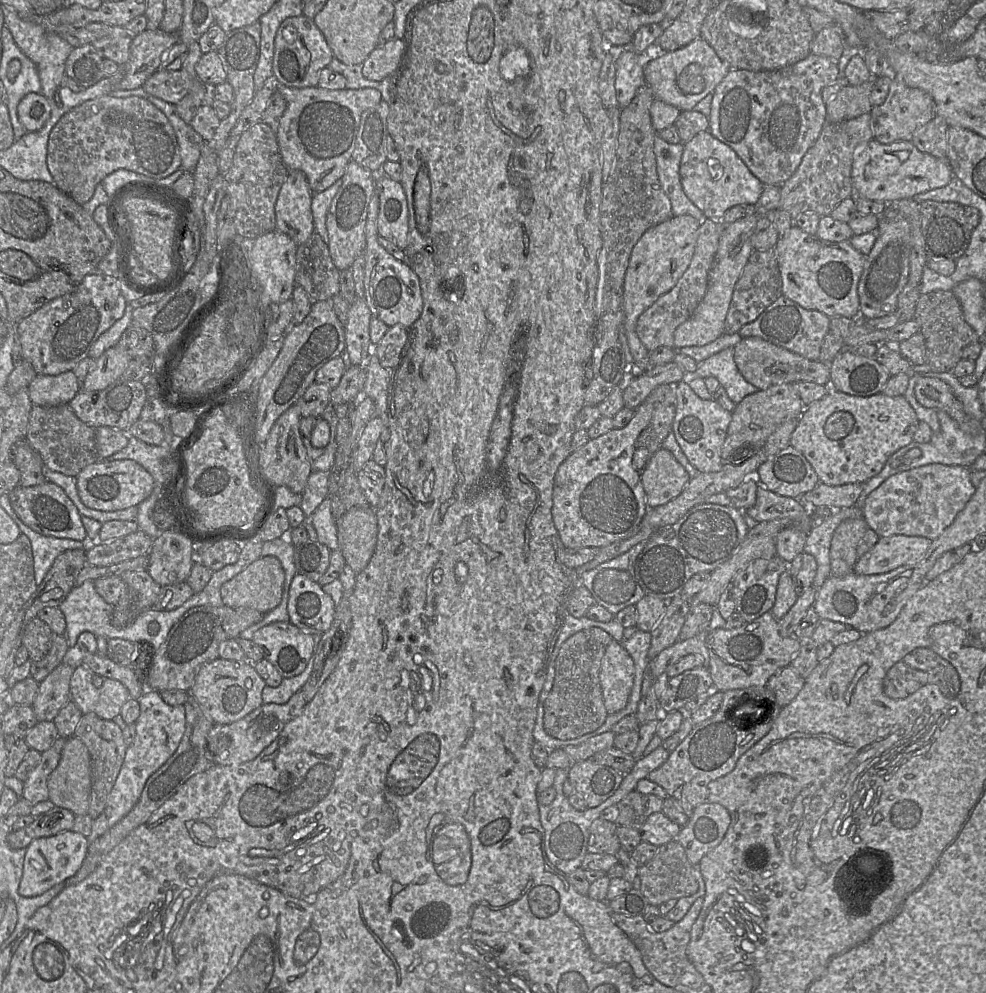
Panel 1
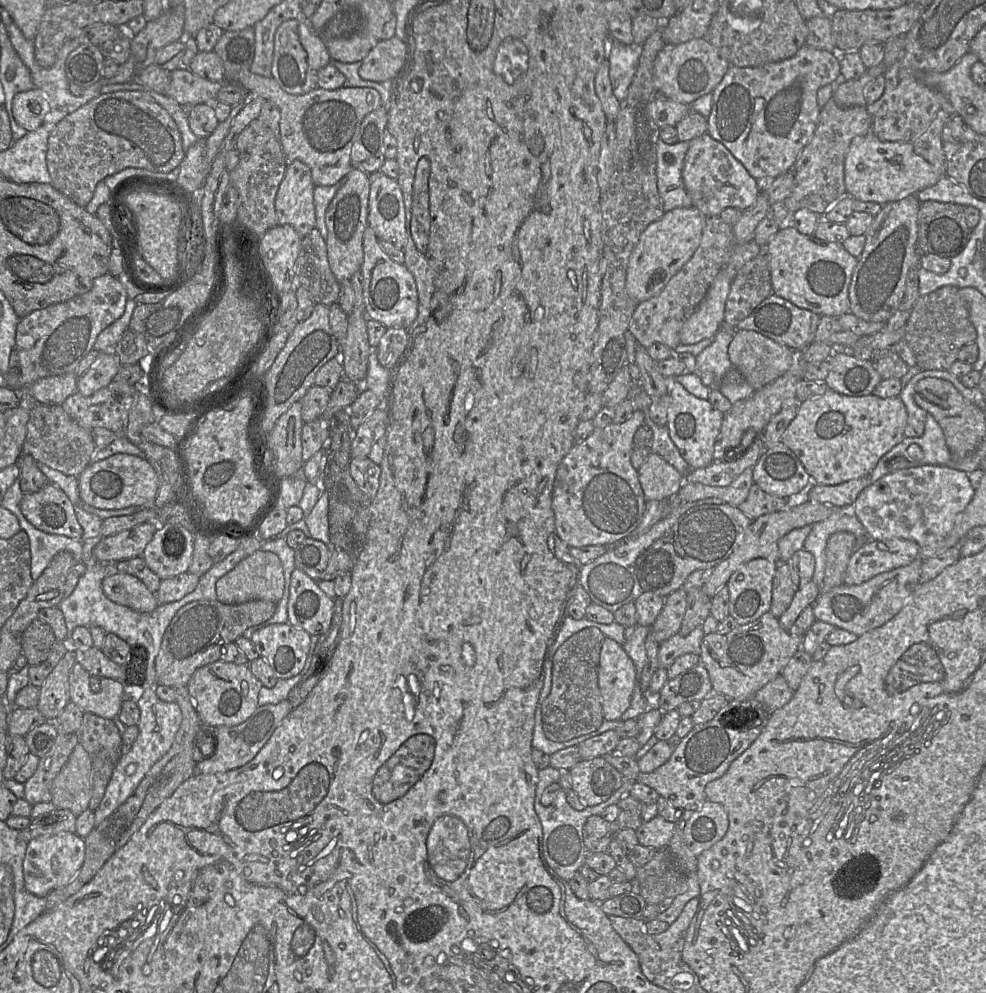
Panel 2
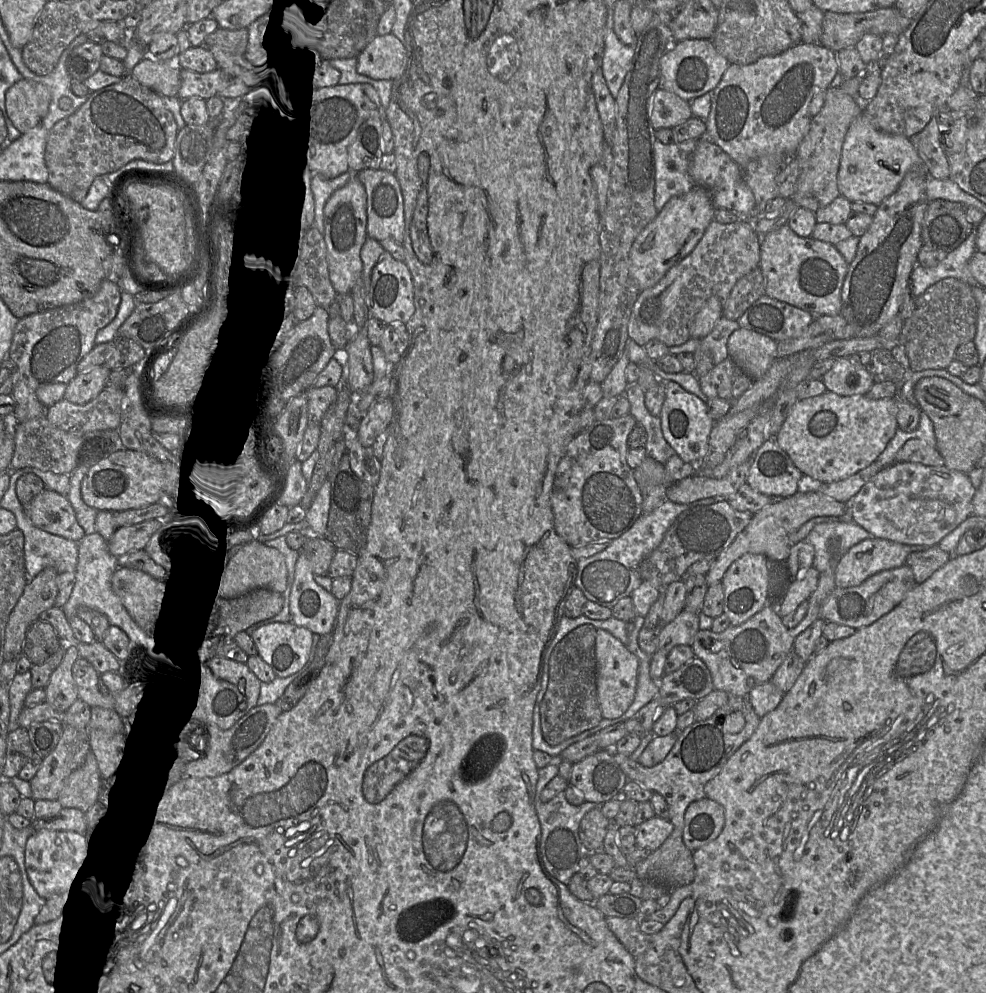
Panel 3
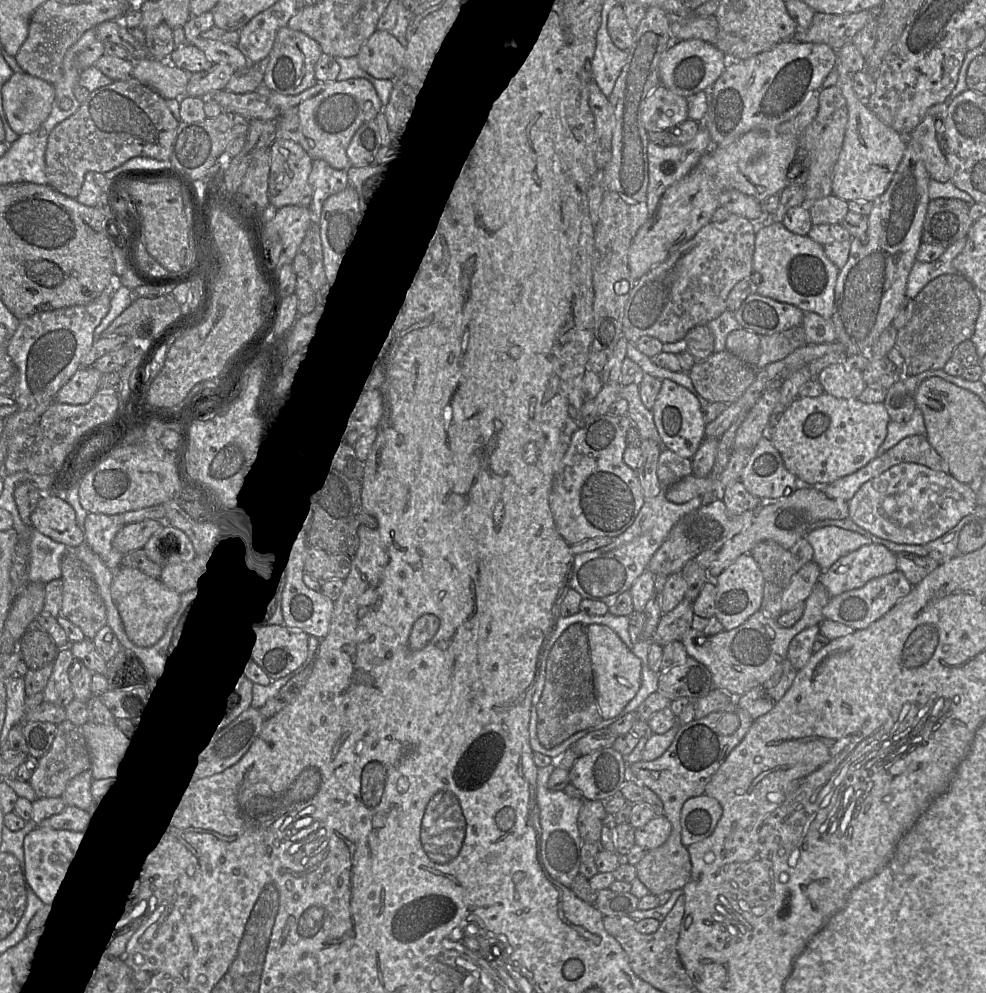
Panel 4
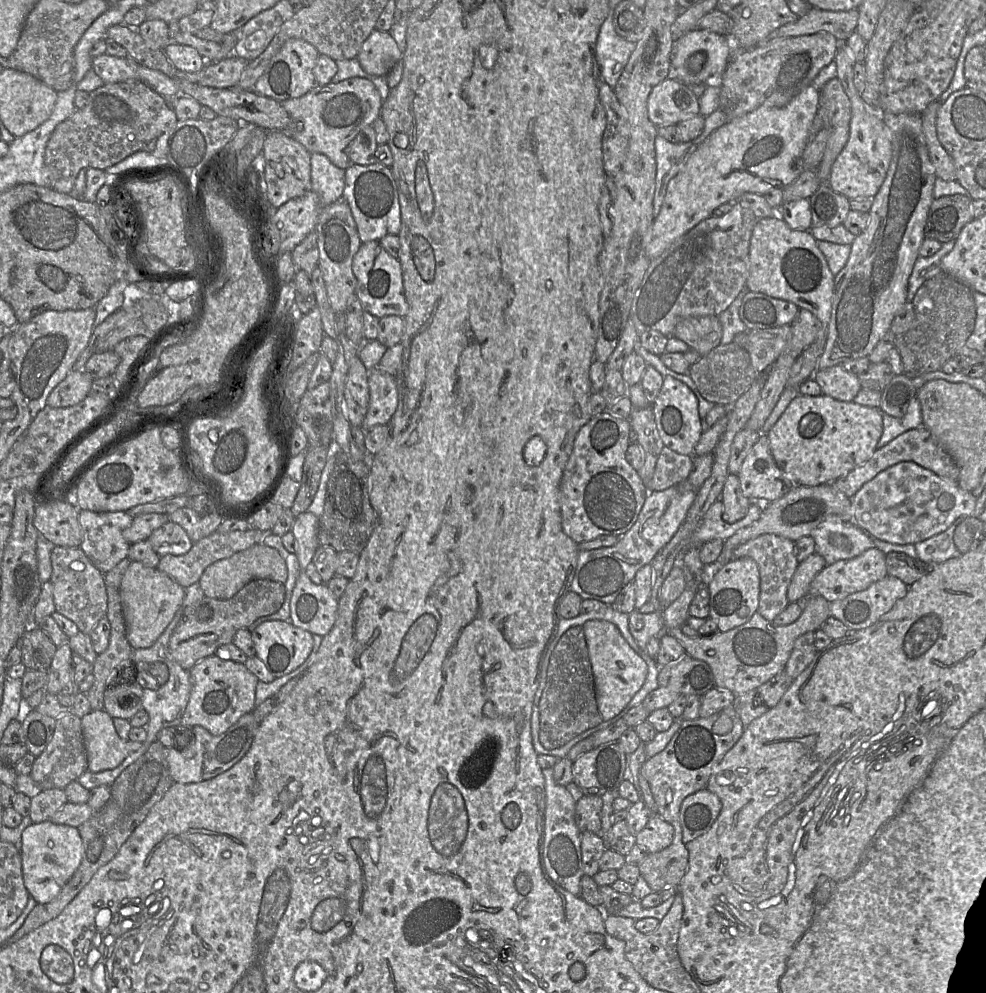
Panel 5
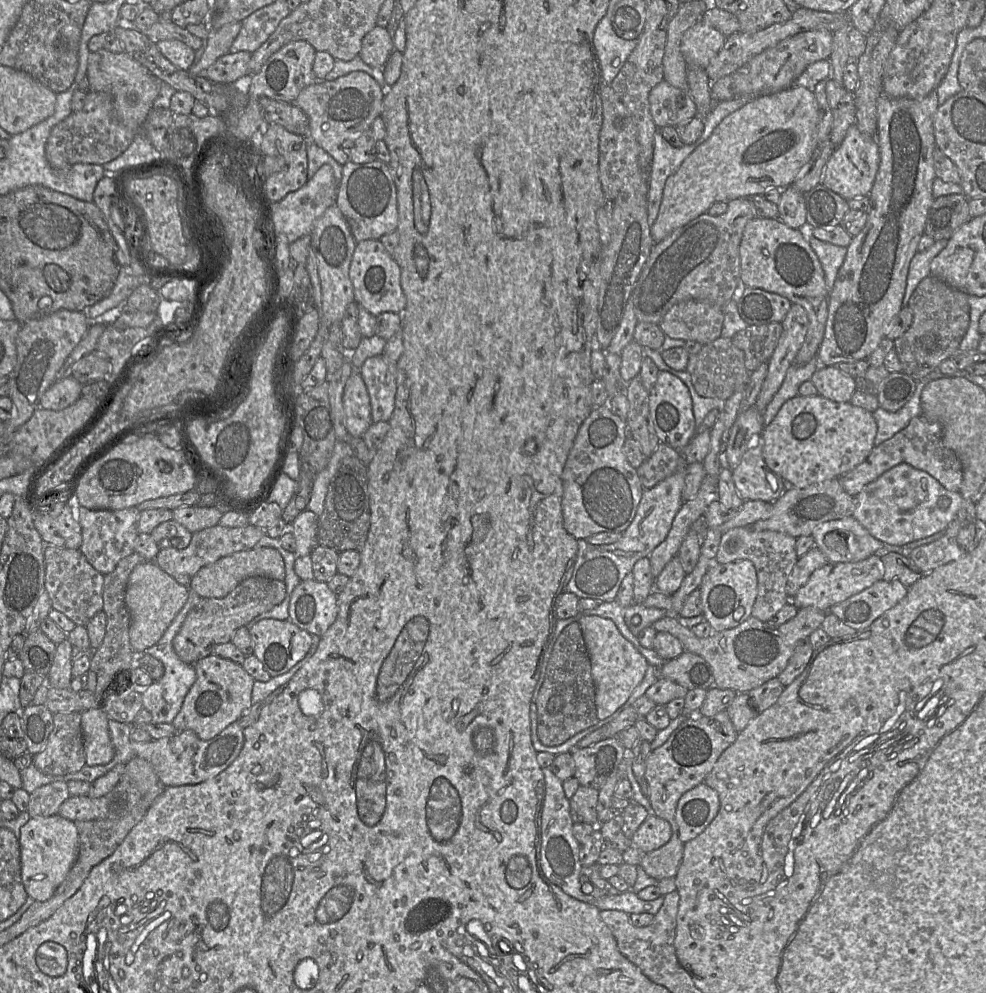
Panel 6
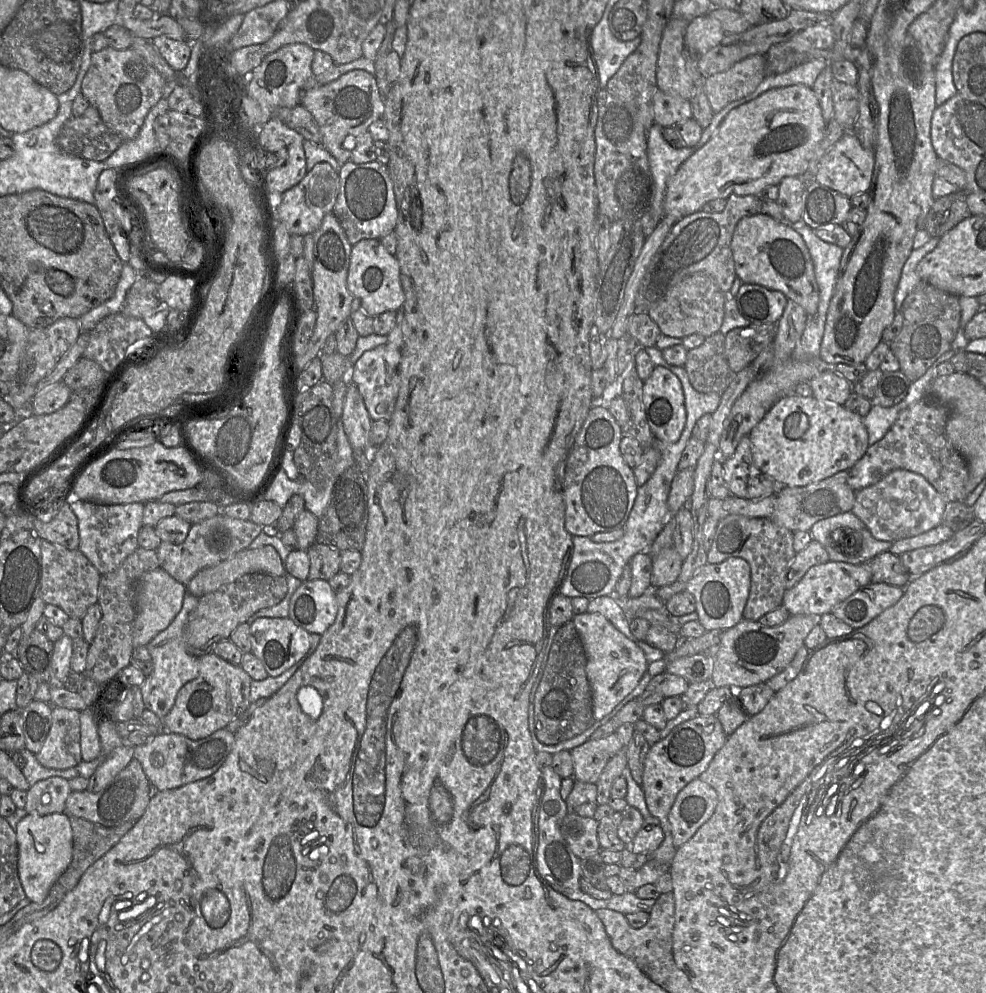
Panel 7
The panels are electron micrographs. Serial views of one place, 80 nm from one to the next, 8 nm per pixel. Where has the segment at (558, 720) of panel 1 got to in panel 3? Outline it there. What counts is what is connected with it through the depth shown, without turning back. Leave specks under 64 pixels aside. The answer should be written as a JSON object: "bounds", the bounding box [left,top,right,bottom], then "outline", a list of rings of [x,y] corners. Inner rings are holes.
{"bounds":[539,624,603,746],"outline":[[[589,624],[576,627],[556,644],[550,655],[548,687],[539,704],[542,735],[550,746],[596,727],[603,719],[597,692],[596,631]]]}

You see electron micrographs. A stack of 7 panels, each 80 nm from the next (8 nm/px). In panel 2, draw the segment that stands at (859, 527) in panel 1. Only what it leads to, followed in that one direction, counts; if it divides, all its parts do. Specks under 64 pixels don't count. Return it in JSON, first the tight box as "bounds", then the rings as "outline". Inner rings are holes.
{"bounds":[821,532,857,591],"outline":[[[850,532],[832,534],[826,545],[826,569],[821,591],[828,591],[843,584],[843,577],[850,556],[857,548],[857,539]]]}

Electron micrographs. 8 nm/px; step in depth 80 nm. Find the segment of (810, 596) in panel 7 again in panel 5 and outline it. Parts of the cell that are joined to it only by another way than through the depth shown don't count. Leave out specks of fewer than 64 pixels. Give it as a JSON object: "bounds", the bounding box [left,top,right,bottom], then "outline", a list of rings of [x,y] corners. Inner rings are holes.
{"bounds":[809,547,887,602],"outline":[[[876,547],[860,555],[826,566],[813,578],[809,595],[819,595],[828,602],[868,588],[887,576],[886,554]]]}

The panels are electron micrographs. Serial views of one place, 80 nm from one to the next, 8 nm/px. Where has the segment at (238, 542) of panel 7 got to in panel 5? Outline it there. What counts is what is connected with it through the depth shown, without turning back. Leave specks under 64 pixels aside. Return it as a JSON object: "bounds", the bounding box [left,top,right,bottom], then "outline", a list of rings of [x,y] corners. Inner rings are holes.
{"bounds":[158,528,271,588],"outline":[[[250,528],[246,531],[218,532],[215,531],[209,536],[193,543],[191,549],[183,555],[165,555],[159,560],[158,569],[171,577],[183,588],[198,583],[204,570],[212,563],[224,558],[228,558],[237,552],[248,549],[249,547],[260,544],[271,531],[261,531]]]}

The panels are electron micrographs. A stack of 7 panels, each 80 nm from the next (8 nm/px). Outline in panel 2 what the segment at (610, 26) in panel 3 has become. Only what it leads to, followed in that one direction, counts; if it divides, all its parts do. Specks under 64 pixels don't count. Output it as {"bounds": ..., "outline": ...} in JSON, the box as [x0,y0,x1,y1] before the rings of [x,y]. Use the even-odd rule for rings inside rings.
{"bounds":[608,40,640,101],"outline":[[[610,40],[608,47],[609,76],[613,93],[623,101],[635,75],[640,57],[640,46],[624,45]]]}

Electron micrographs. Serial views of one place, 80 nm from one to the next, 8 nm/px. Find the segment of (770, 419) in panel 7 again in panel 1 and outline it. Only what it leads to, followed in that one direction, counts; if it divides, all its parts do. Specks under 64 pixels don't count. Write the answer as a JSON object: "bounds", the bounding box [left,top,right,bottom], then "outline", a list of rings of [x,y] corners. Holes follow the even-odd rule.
{"bounds":[790,389,919,486],"outline":[[[829,389],[822,399],[805,407],[791,435],[790,446],[804,455],[822,484],[839,486],[866,483],[881,472],[892,454],[913,441],[919,422],[904,396],[890,397],[879,393],[862,397]]]}

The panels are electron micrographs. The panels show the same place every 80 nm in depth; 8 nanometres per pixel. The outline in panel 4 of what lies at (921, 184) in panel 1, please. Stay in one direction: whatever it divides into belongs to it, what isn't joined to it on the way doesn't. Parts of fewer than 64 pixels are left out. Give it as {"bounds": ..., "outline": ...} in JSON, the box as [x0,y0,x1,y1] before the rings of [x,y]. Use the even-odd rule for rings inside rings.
{"bounds":[832,54,906,202],"outline":[[[837,54],[837,64],[836,69],[838,70],[838,81],[837,86],[841,89],[843,96],[846,99],[847,108],[848,108],[848,123],[846,126],[846,132],[844,137],[843,146],[840,152],[840,155],[838,157],[837,163],[834,167],[833,176],[832,176],[832,194],[845,200],[845,201],[871,201],[873,202],[876,198],[878,198],[880,195],[882,195],[885,190],[887,189],[889,183],[891,182],[891,179],[903,157],[903,154],[906,149],[906,139],[903,135],[895,131],[893,128],[887,126],[885,123],[883,123],[867,106],[866,101],[862,101],[855,93],[853,89],[853,74],[846,69],[846,67],[843,66],[843,64],[838,60],[838,54]]]}

